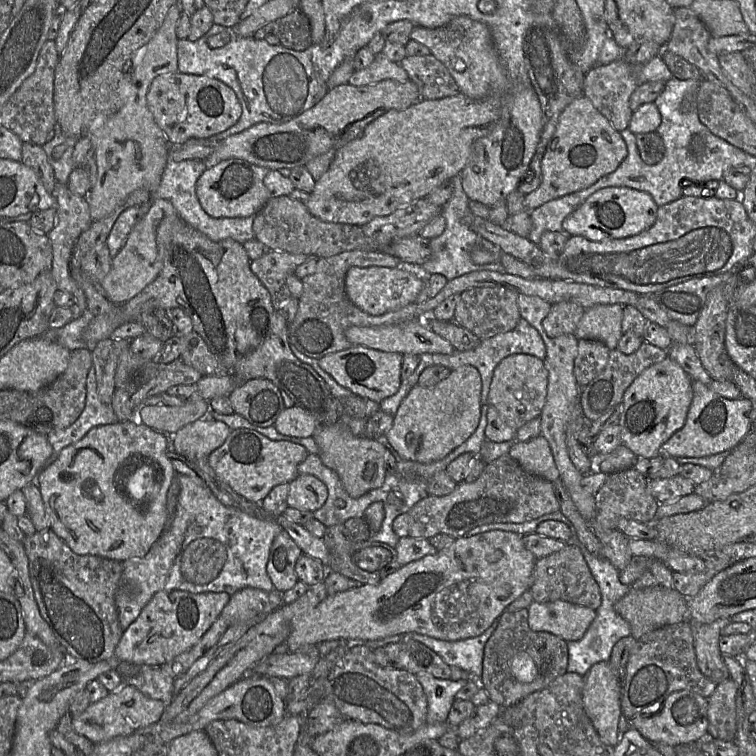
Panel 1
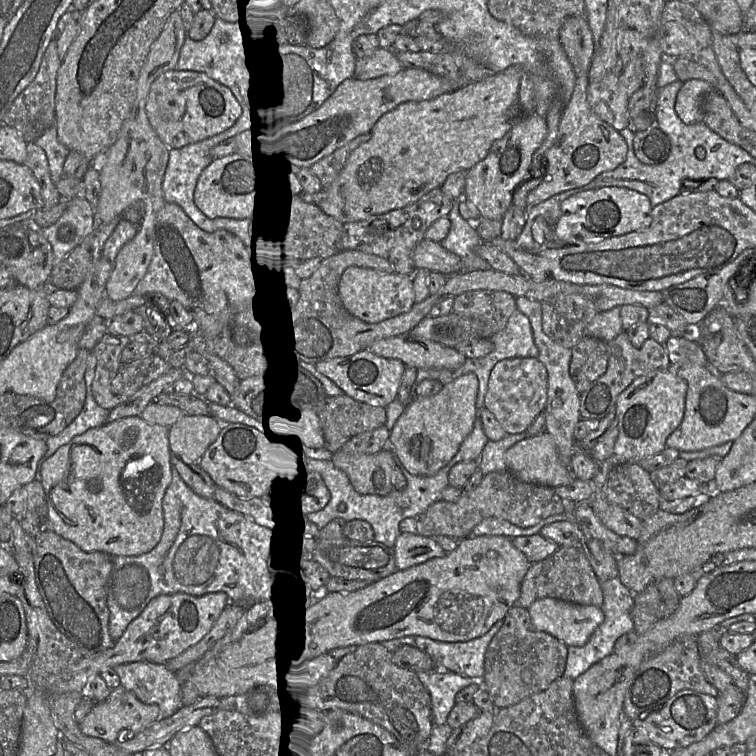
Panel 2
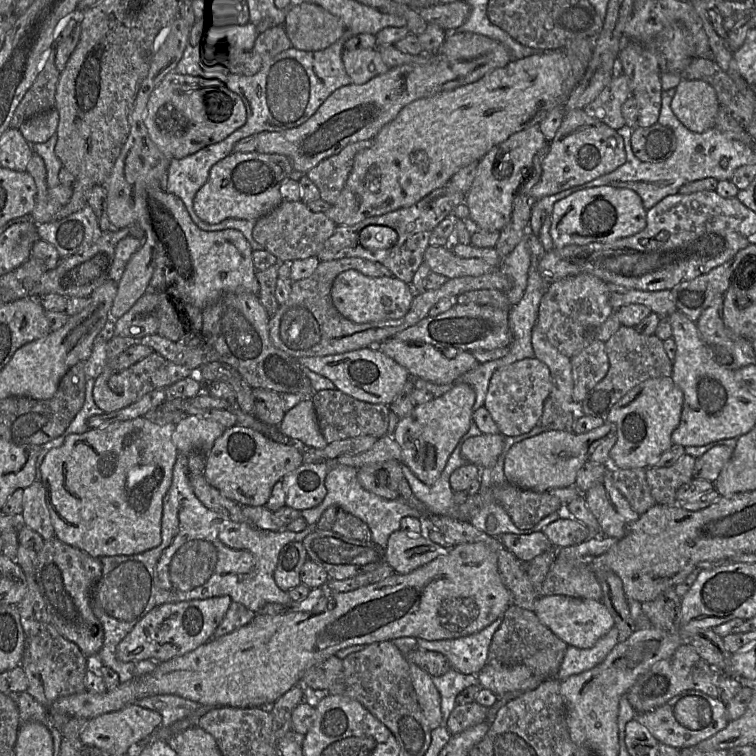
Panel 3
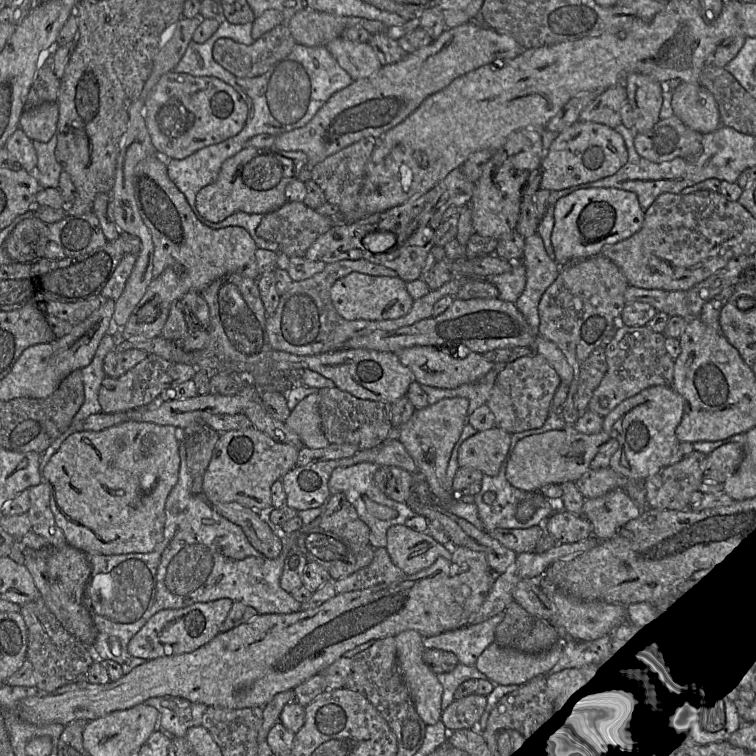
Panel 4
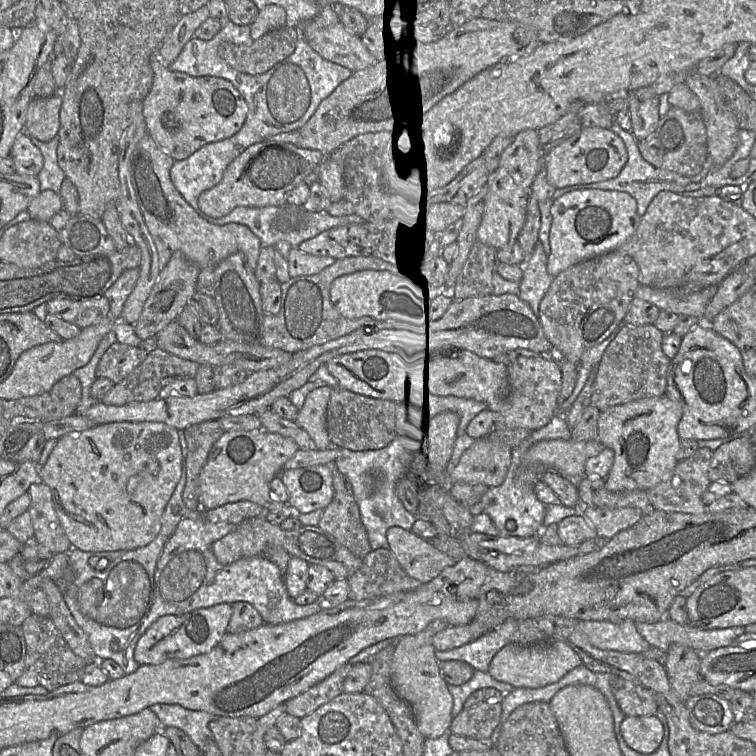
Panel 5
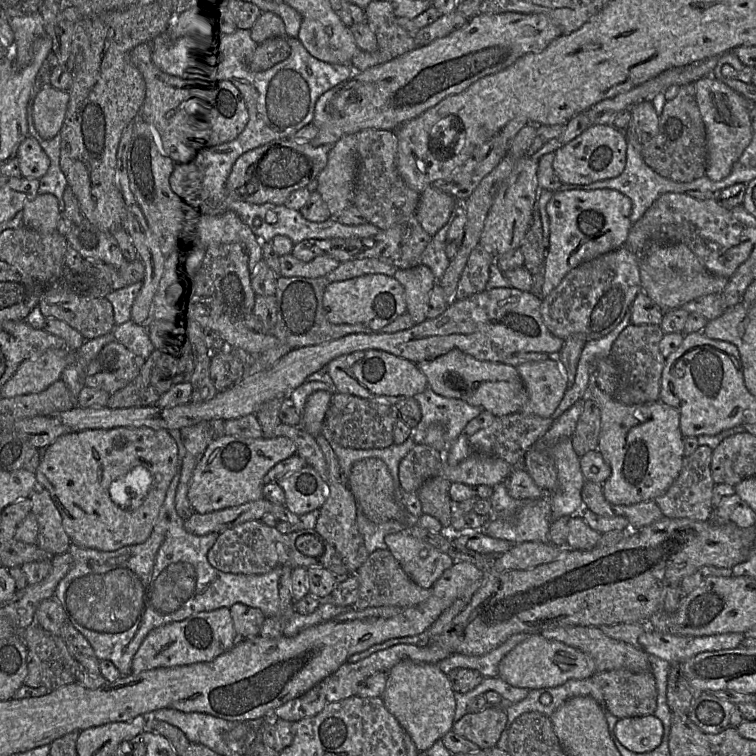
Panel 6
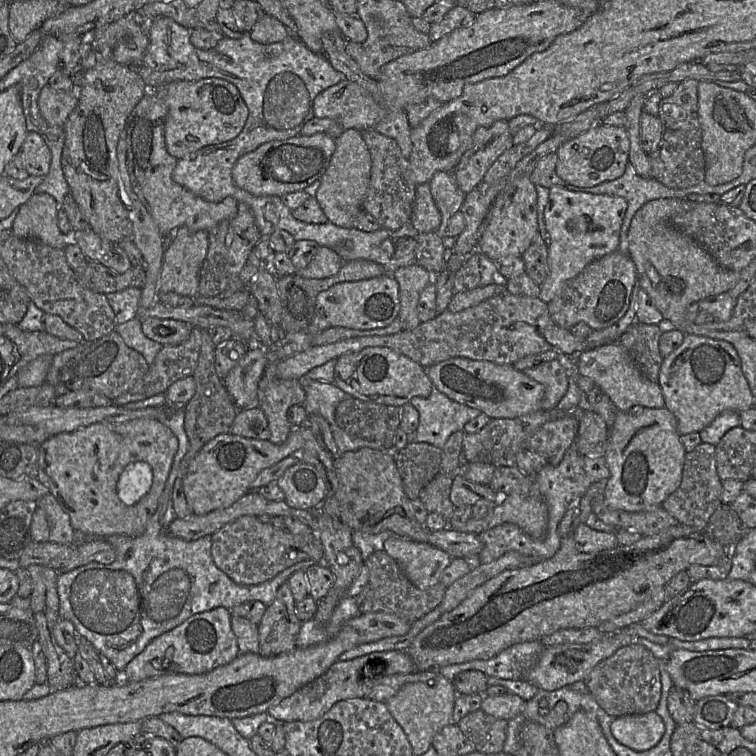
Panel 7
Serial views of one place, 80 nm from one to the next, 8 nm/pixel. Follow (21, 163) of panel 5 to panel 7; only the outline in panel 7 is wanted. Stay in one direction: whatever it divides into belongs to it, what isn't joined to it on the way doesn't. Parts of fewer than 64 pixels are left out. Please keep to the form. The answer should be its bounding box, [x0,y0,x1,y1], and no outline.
[20,132,52,177]

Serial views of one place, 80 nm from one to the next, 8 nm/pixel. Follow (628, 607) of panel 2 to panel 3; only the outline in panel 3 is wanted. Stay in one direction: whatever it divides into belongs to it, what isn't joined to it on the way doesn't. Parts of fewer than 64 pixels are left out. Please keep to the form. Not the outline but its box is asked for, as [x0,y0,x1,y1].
[555,626,619,681]

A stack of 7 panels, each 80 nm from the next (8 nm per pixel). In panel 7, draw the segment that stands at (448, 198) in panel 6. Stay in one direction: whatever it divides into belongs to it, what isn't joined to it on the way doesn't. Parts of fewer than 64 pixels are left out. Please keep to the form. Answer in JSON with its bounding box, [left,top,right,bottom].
[411,182,441,233]

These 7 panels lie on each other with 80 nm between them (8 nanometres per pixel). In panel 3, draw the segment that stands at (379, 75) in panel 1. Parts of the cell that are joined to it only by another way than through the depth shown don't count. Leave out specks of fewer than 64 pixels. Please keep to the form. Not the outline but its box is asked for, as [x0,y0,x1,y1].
[342,48,390,84]

